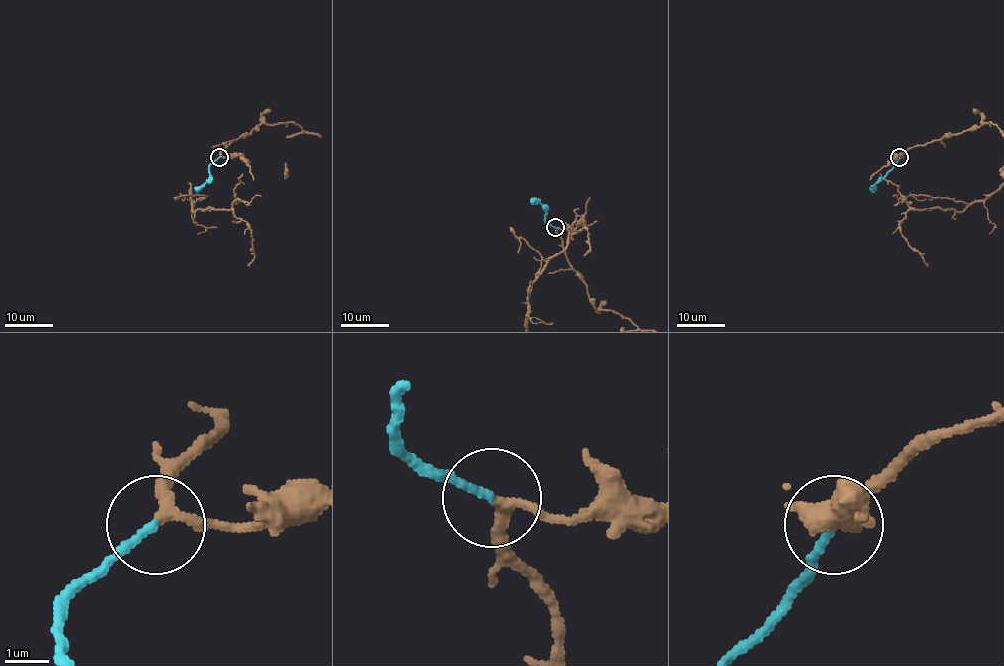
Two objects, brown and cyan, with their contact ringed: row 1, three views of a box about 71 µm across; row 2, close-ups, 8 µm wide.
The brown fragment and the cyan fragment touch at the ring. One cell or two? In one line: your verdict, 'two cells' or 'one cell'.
one cell

